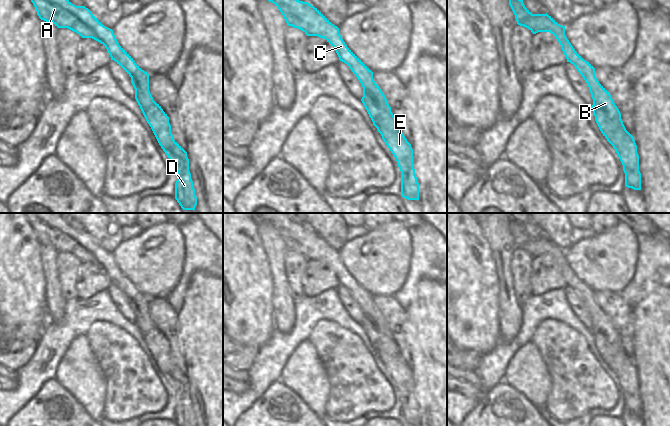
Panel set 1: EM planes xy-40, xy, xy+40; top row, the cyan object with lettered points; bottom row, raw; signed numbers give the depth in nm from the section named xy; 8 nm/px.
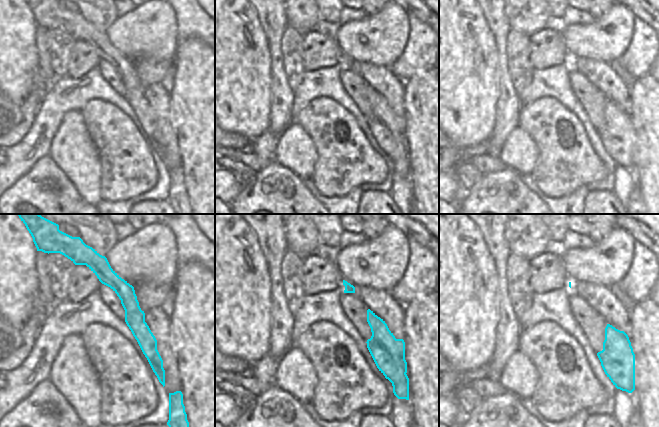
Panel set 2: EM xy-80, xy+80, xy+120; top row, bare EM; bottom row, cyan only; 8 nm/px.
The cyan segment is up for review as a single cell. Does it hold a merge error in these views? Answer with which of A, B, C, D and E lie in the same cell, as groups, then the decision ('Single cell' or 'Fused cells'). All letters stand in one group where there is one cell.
Groups: A B C / D E. Fused cells.

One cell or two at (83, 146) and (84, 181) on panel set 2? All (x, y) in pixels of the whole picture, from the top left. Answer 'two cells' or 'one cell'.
one cell

